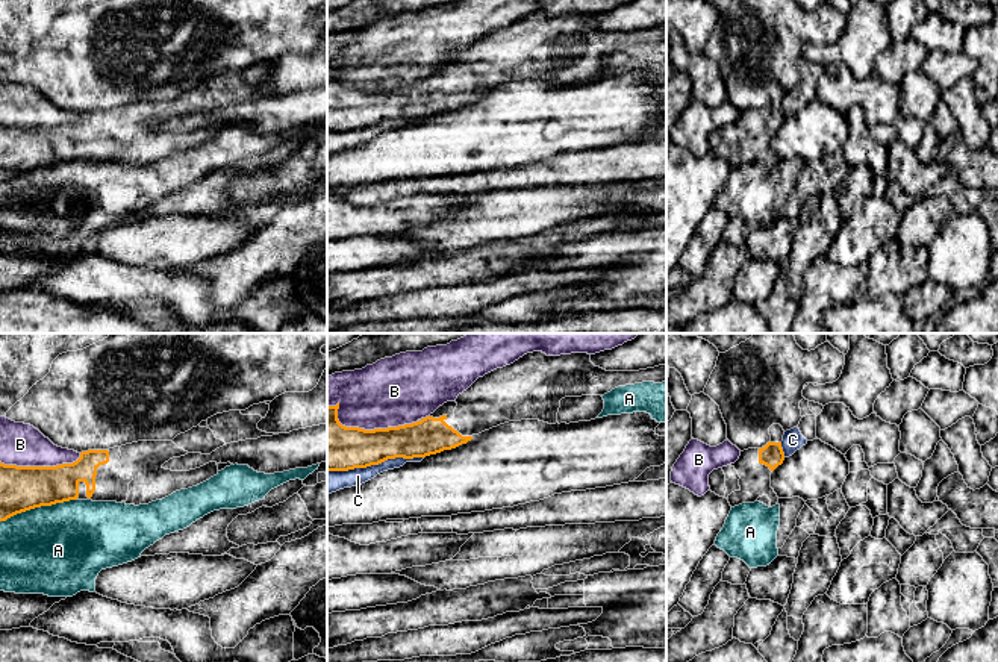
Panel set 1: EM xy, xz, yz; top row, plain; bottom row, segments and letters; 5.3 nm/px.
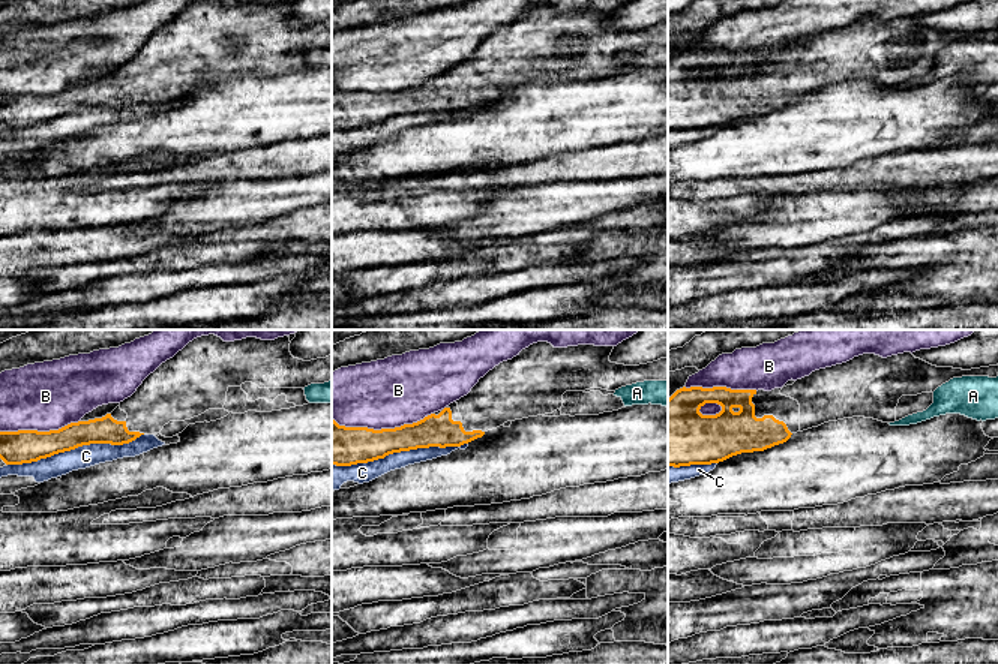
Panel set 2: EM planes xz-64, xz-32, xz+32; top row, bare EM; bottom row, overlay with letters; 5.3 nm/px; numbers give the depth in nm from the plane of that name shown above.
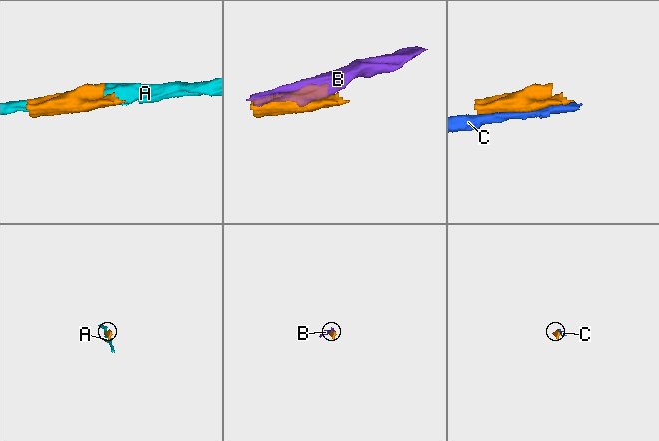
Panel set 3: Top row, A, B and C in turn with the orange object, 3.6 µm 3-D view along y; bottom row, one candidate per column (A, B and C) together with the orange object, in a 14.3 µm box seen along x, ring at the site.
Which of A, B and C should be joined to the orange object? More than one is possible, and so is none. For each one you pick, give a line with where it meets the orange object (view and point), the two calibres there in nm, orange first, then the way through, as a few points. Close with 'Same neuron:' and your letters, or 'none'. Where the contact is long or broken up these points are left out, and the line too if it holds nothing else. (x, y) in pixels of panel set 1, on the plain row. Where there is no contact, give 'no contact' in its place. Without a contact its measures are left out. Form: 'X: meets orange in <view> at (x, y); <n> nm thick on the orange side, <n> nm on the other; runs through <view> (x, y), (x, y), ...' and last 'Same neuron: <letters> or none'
Same neuron: none

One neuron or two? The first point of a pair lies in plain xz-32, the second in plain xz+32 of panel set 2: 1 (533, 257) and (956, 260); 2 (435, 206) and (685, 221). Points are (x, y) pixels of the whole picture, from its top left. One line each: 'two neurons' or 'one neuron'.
1: two neurons
2: one neuron

